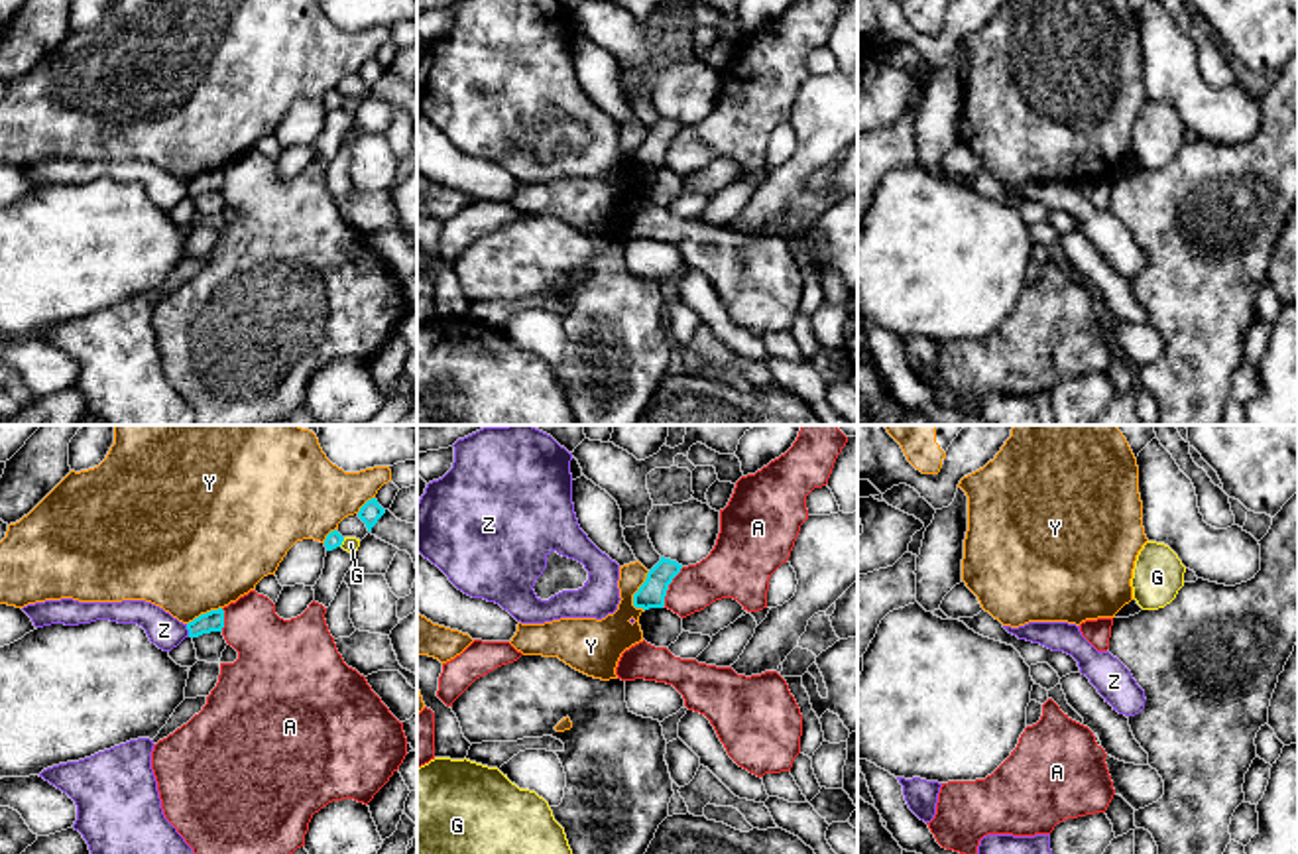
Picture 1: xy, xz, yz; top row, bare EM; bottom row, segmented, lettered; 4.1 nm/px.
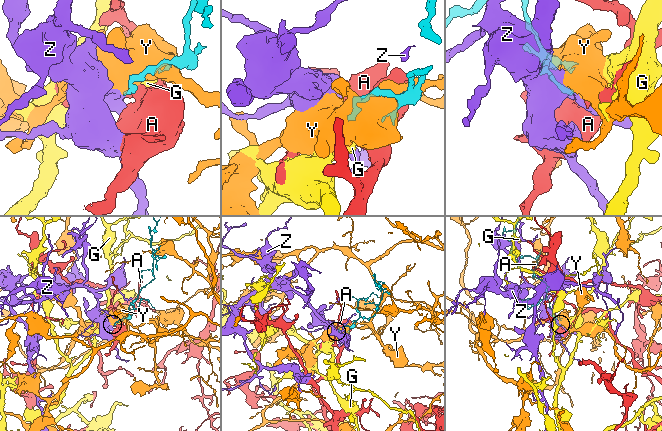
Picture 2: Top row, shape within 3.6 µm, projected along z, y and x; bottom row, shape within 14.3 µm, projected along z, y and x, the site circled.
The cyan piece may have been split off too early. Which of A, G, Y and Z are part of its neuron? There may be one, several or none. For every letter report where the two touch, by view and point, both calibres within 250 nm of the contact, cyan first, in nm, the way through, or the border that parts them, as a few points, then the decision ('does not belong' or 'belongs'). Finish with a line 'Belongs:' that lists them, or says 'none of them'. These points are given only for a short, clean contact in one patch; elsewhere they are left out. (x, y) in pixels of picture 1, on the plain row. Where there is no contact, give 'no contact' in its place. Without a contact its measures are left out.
A: meets cyan in xz at (667, 146); 110 nm thick on the cyan side, 200 nm on the other; border along xz (683, 126), (669, 144), (663, 164); does not belong
G: meets cyan in xy at (343, 99); 70 nm thick on the cyan side, 60 nm on the other; border along xy (345, 97), (339, 105); does not belong
Y: meets cyan in xz at (638, 150); 110 nm thick on the cyan side, 180 nm on the other; does not belong
Z: meets cyan in xy at (187, 187); 90 nm thick on the cyan side, 140 nm on the other; border along xy (185, 183), (189, 195); does not belong
Belongs: none of them

